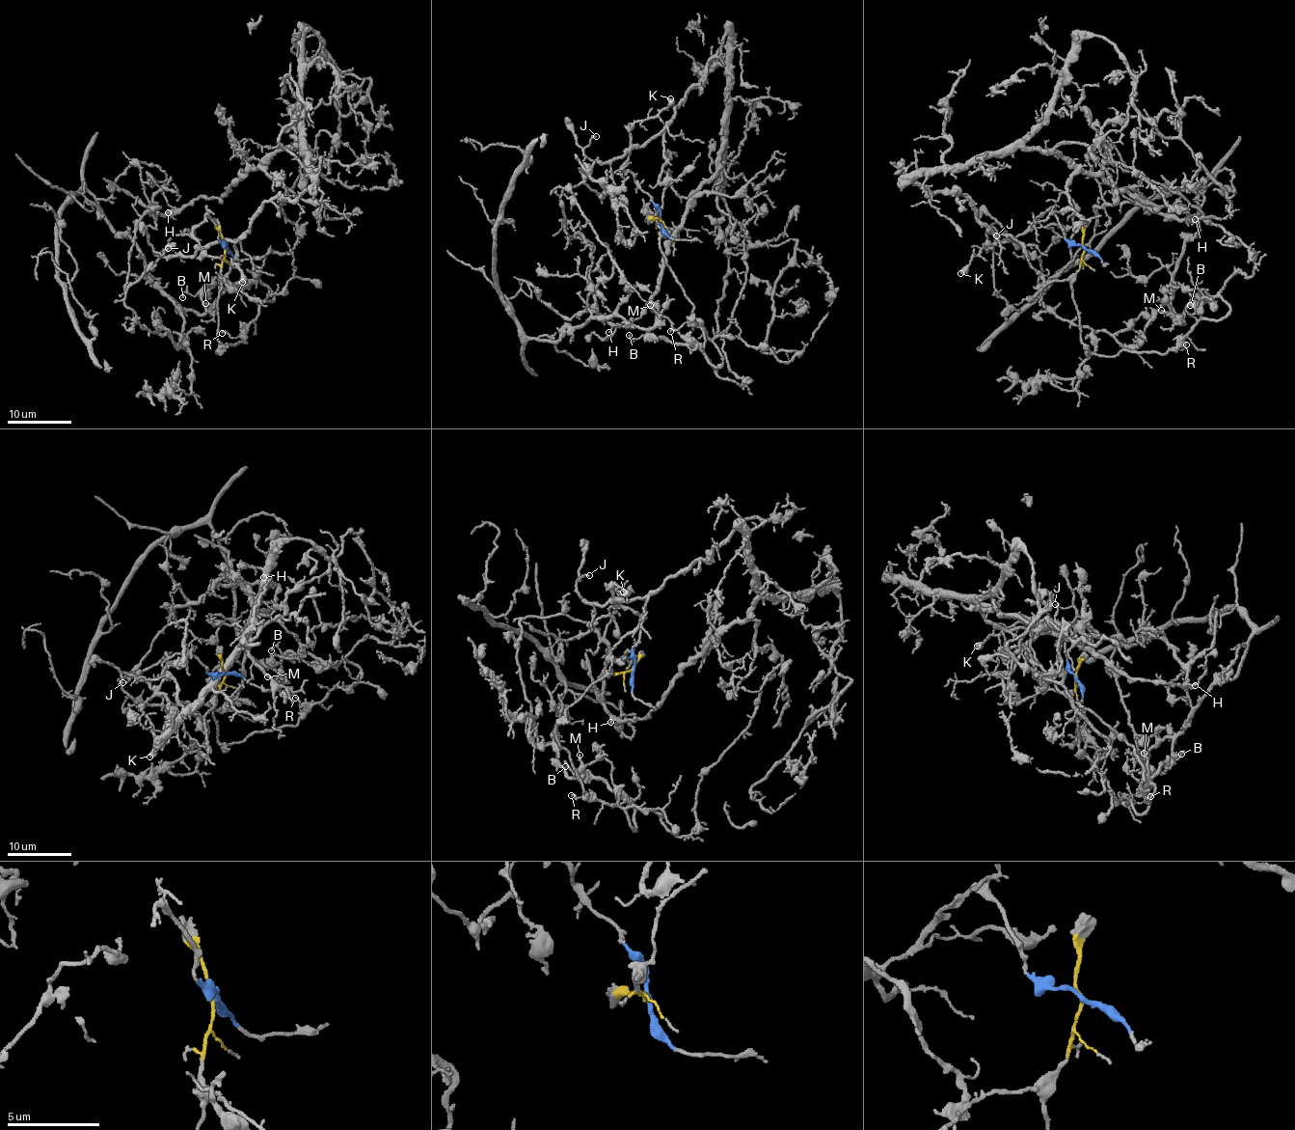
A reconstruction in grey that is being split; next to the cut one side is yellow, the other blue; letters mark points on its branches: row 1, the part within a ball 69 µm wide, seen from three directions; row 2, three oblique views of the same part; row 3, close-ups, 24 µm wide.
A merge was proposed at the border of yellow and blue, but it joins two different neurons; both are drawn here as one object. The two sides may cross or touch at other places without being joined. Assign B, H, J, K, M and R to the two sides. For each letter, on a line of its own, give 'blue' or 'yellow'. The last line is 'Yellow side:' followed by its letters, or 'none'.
B: yellow
H: blue
J: blue
K: blue
M: yellow
R: yellow
Yellow side: B, M, R

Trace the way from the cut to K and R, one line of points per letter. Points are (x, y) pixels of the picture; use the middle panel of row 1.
K: (660, 220), (650, 195), (630, 173), (623, 169), (630, 150), (634, 124), (655, 117), (668, 107), (670, 98)
R: (659, 220), (658, 211), (655, 216), (661, 230), (660, 252), (684, 295), (693, 306), (691, 318), (670, 331)

